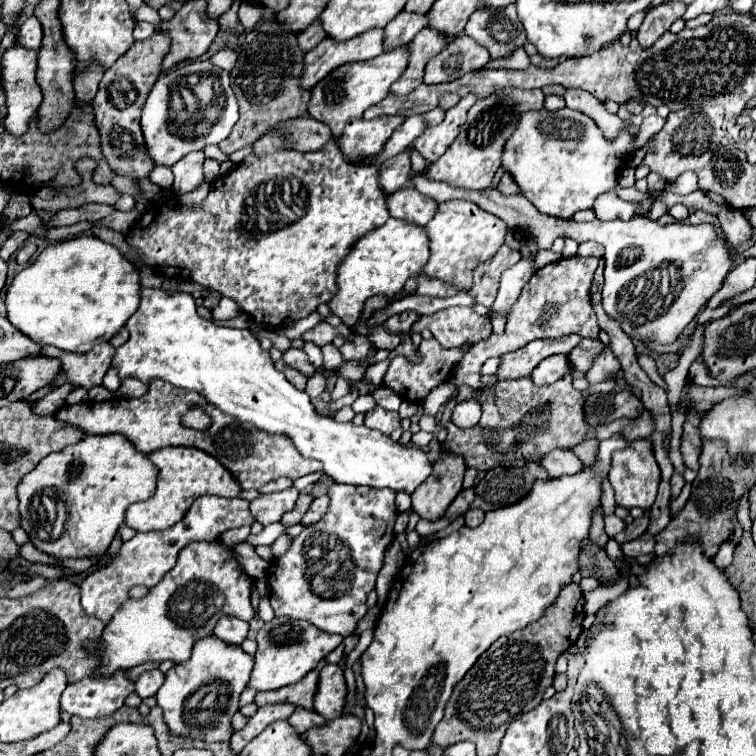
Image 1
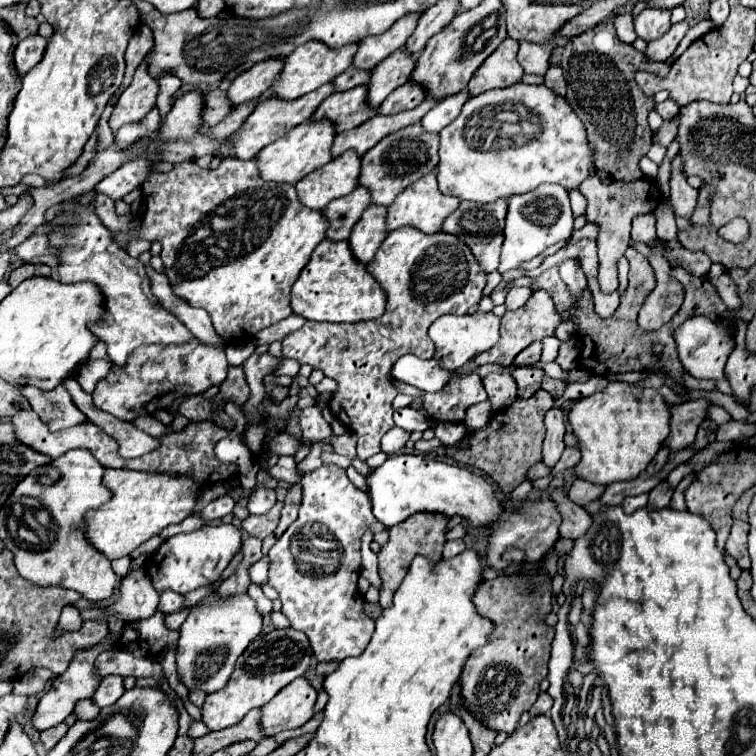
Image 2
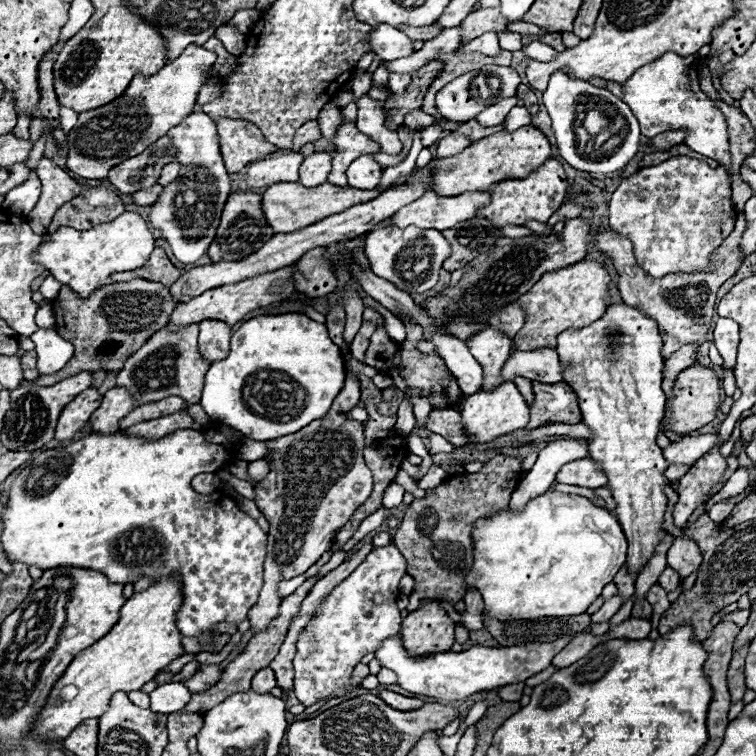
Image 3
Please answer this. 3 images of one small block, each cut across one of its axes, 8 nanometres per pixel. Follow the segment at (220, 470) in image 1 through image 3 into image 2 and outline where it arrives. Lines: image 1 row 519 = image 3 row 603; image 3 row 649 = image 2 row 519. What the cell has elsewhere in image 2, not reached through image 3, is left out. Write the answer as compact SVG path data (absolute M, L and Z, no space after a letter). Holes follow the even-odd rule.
M108 468L104 472L104 486L114 492L108 504L88 512L86 516L86 536L100 548L110 560L132 554L142 542L160 534L166 526L182 522L192 514L200 494L206 486L196 484L192 476L168 474L168 472L140 472L140 470L120 470Z

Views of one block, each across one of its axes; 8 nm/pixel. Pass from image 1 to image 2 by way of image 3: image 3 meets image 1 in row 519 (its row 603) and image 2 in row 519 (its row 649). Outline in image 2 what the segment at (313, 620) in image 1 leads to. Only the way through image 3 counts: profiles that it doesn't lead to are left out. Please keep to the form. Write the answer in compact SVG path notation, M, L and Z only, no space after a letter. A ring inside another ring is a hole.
M281 456L273 467L267 468L270 476L278 481L288 484L300 483L302 494L302 506L298 518L290 524L290 528L280 536L280 540L272 546L268 552L270 558L270 576L268 584L278 592L282 602L282 614L290 620L290 626L296 630L302 630L314 648L314 656L322 660L344 660L348 656L358 656L374 632L374 620L364 614L364 598L358 598L358 576L360 576L360 542L364 532L382 532L388 530L380 520L372 514L372 504L368 500L368 494L356 488L348 476L346 470L336 464L322 464L318 470L308 474L298 474L295 469L293 456ZM330 552L336 552L336 564L330 564Z

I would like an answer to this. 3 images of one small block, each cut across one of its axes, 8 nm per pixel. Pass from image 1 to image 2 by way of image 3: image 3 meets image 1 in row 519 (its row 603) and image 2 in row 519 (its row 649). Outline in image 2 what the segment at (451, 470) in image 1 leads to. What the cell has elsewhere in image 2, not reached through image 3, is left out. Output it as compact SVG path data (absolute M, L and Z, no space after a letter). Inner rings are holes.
M416 512L416 516L410 516L406 522L400 522L394 528L390 528L390 540L378 552L378 562L380 562L378 570L380 570L382 582L384 582L384 586L380 590L382 608L388 608L392 604L392 596L408 572L410 558L414 558L416 554L424 554L432 560L442 558L442 546L446 542L446 532L448 532L448 516L434 514L434 512Z

